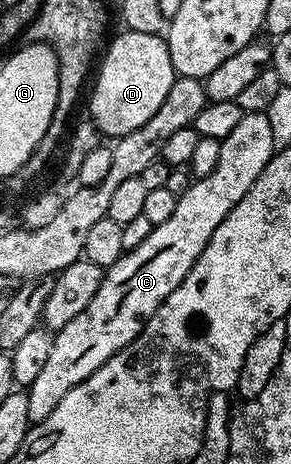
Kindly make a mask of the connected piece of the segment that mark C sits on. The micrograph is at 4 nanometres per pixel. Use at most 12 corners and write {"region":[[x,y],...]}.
{"region":[[265,113],[102,276],[27,387],[30,423],[179,288],[274,153]]}

